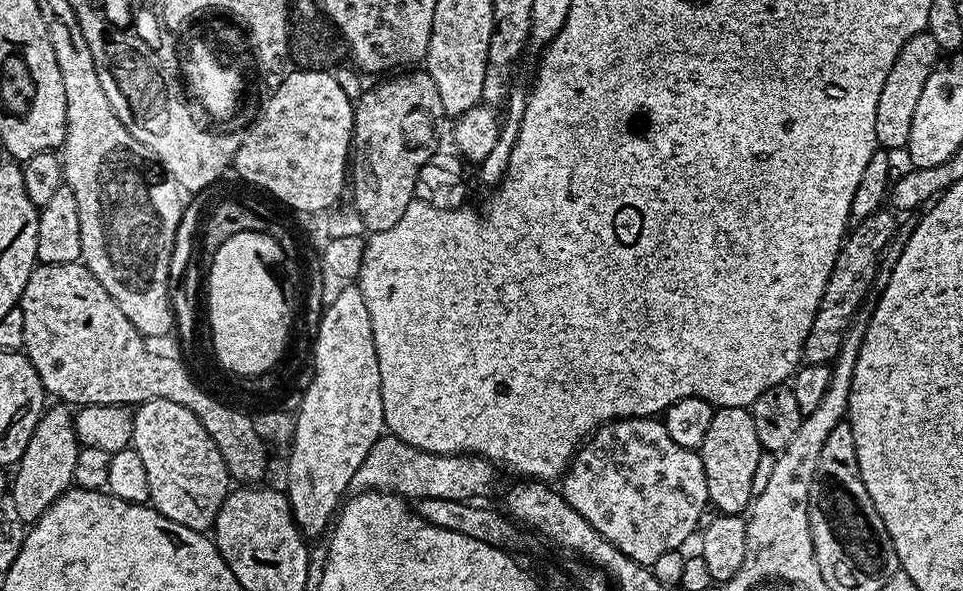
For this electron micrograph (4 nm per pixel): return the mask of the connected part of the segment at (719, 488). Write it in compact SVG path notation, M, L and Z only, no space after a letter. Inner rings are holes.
M747 407L716 408L710 422L710 430L699 448L700 471L706 474L708 502L718 506L726 516L741 515L751 505L753 498L754 470L762 453L758 442L758 430L754 430L754 418Z

